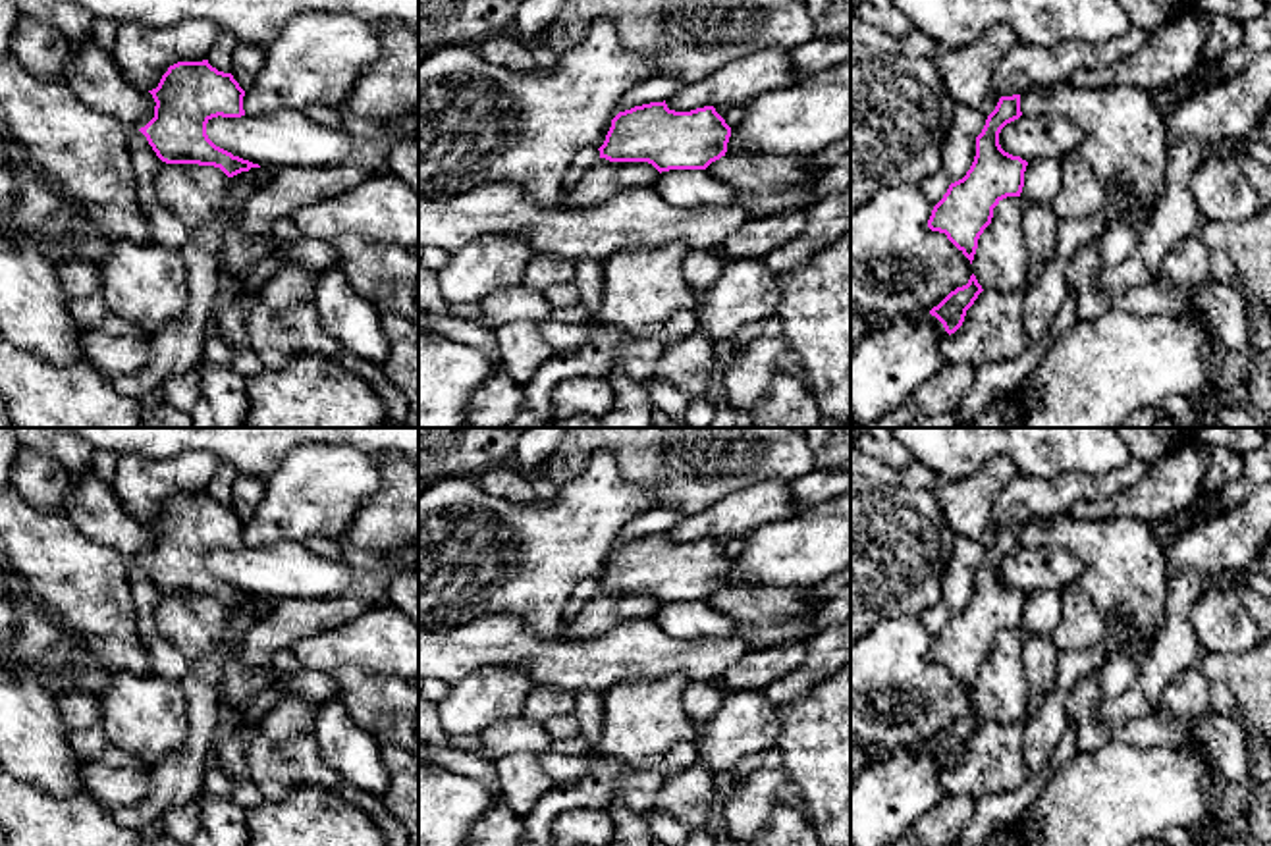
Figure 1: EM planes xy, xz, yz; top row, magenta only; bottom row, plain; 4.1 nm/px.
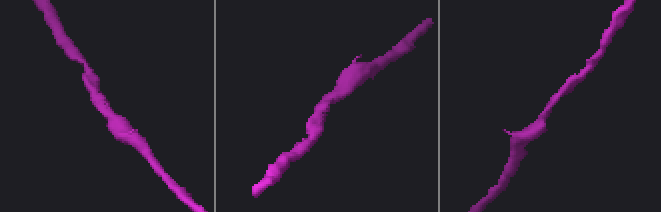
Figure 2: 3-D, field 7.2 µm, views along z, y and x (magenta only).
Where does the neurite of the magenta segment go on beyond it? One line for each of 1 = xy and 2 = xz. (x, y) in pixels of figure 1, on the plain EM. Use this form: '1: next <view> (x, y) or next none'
1: next none
2: next none

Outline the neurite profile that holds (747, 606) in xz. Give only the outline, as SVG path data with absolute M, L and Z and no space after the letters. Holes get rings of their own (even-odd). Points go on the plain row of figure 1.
M721 588L706 601L717 615L739 624L785 624L812 613L808 601L771 588Z

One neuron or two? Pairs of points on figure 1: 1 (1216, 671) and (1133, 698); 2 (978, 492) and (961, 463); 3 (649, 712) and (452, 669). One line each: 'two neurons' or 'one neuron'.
1: two neurons
2: two neurons
3: two neurons

